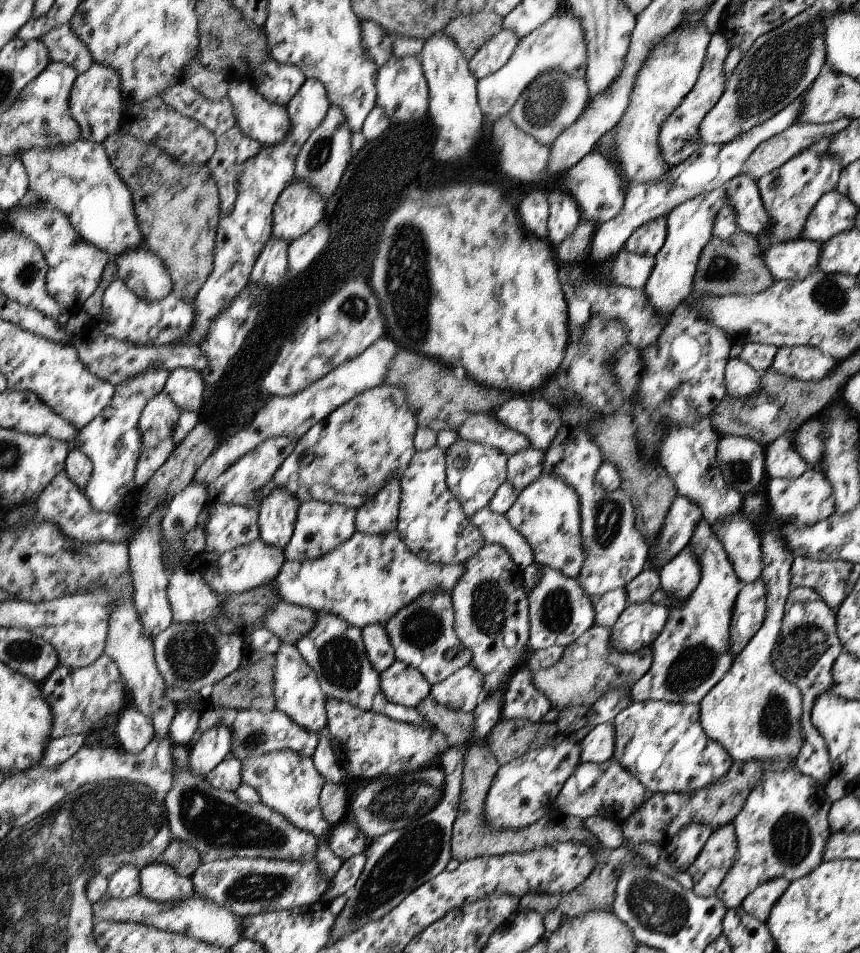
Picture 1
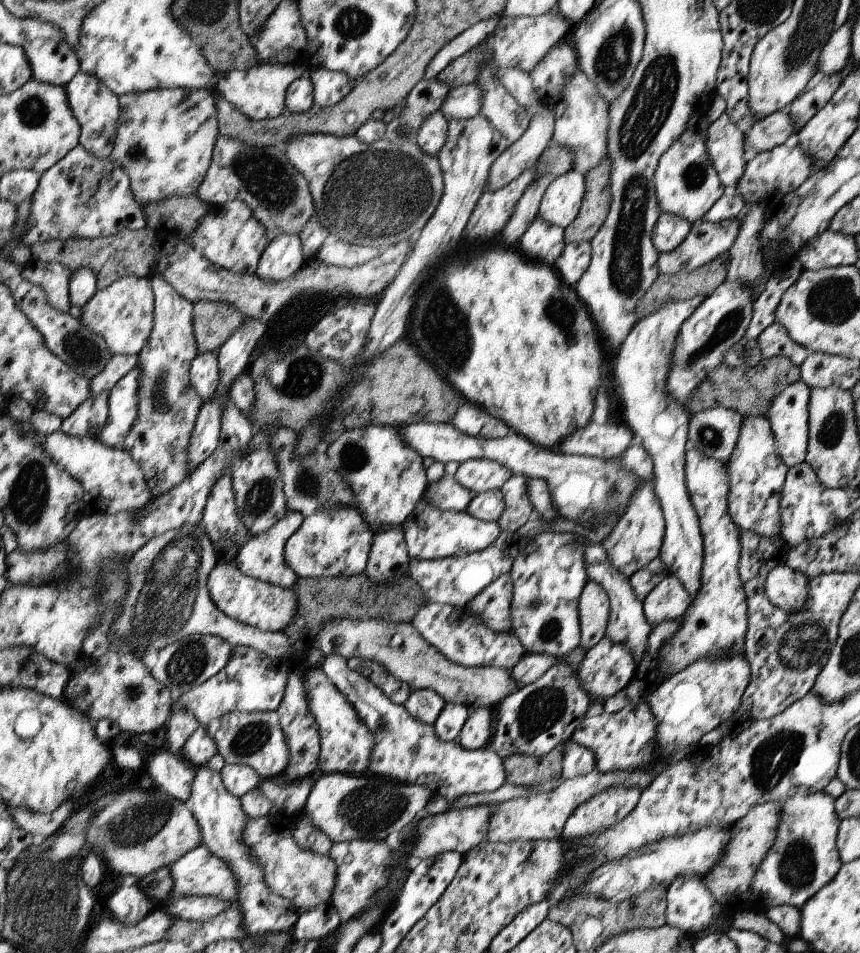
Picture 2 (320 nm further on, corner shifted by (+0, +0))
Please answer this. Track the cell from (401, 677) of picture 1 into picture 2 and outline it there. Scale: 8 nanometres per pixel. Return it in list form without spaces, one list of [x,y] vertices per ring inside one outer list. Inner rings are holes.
[[[414,689],[403,704],[420,722],[433,725],[441,713],[445,700],[432,689]]]

